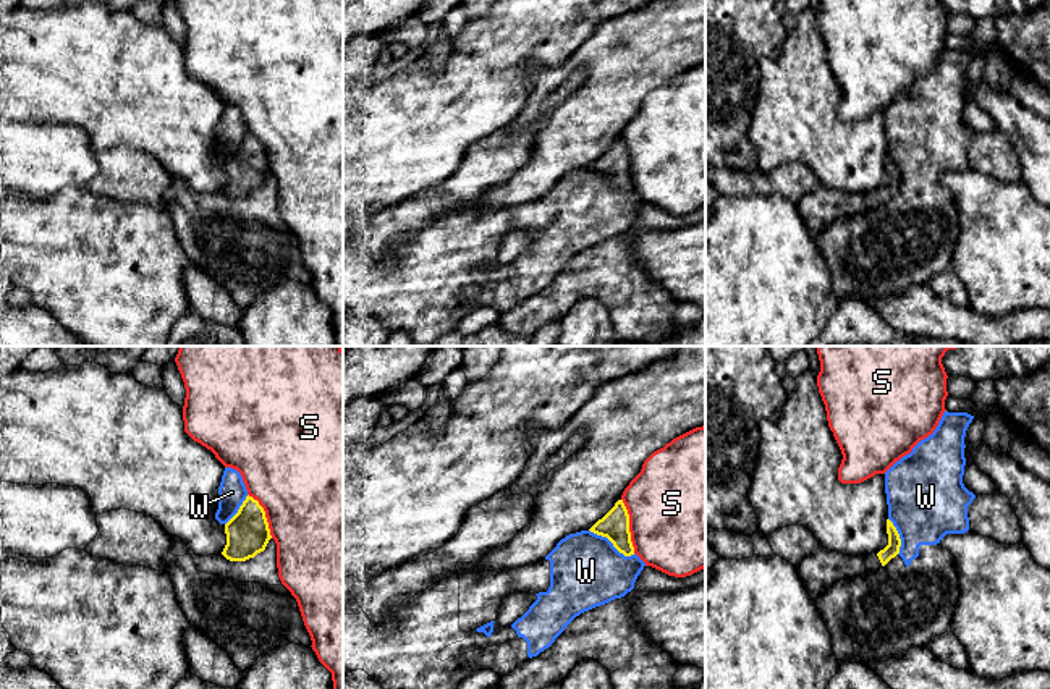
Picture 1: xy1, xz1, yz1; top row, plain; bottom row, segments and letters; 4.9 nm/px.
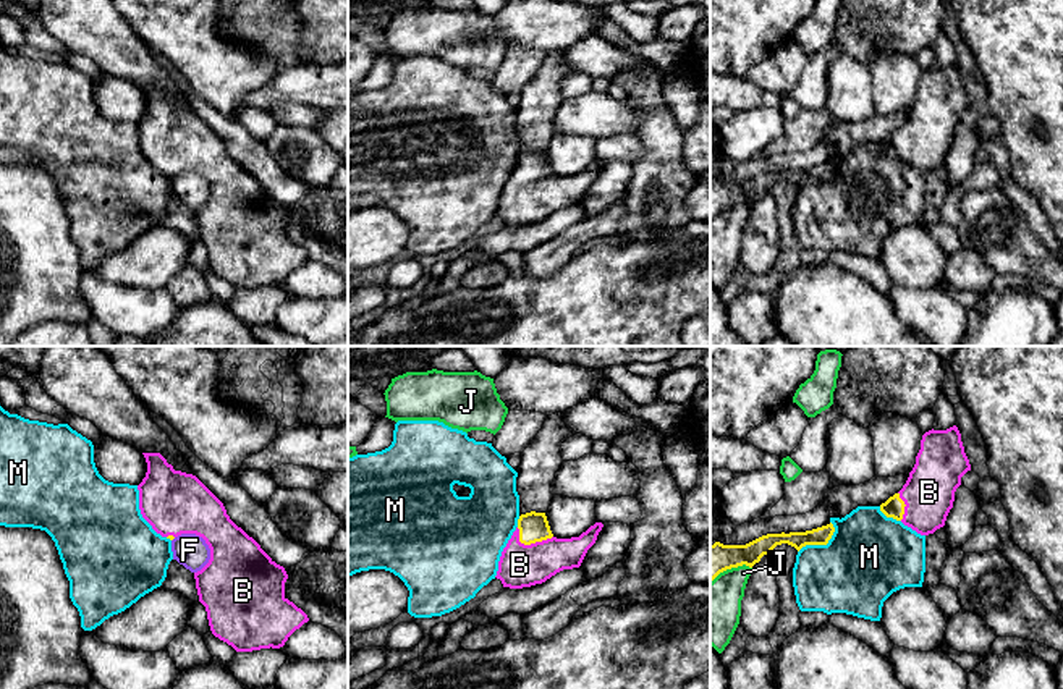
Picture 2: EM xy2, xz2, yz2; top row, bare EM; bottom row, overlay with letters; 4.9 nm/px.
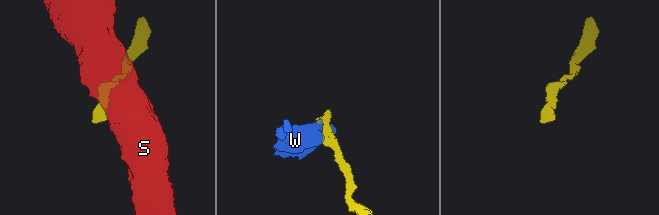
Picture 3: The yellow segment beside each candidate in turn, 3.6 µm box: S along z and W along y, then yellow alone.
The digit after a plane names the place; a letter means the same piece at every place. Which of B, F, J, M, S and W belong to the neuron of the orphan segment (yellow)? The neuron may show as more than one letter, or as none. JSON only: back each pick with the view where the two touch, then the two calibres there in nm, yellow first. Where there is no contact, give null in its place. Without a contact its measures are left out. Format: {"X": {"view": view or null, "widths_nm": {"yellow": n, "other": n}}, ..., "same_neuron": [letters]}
{"B": {"view": "xz2", "widths_nm": {"yellow": 150, "other": 220}}, "same_neuron": ["B"]}

